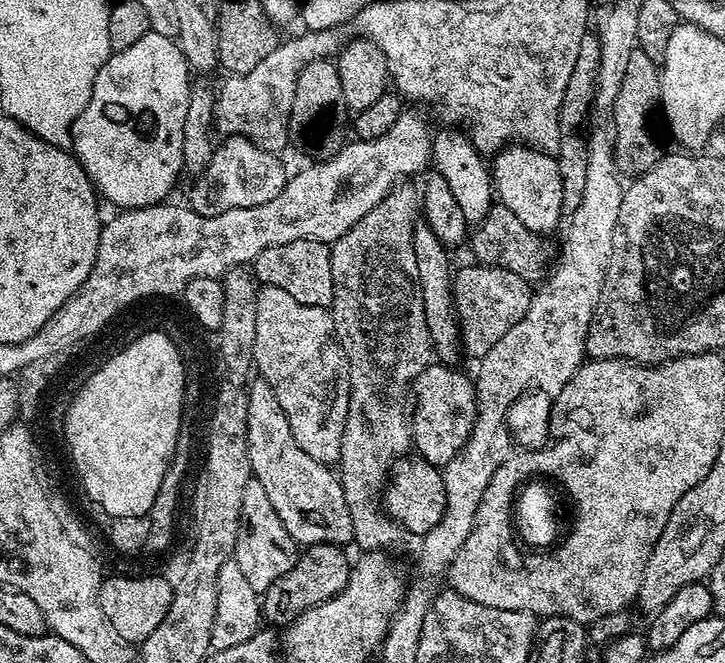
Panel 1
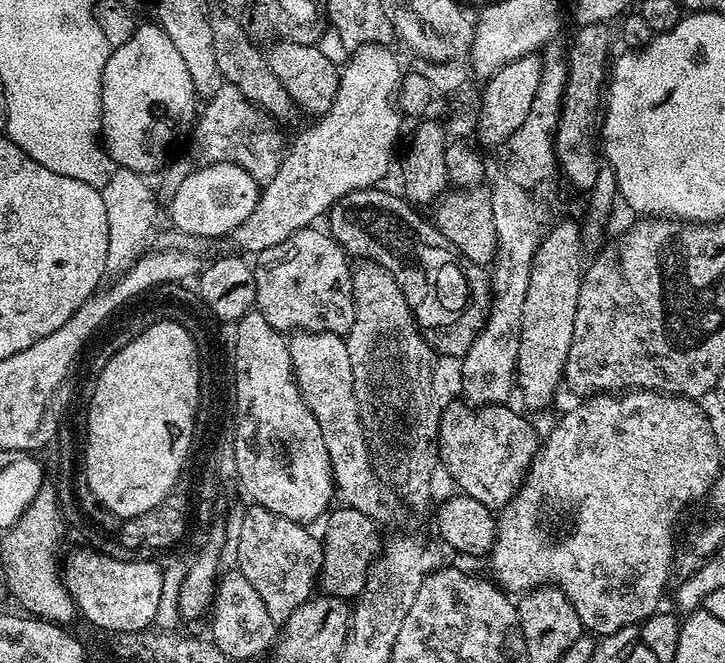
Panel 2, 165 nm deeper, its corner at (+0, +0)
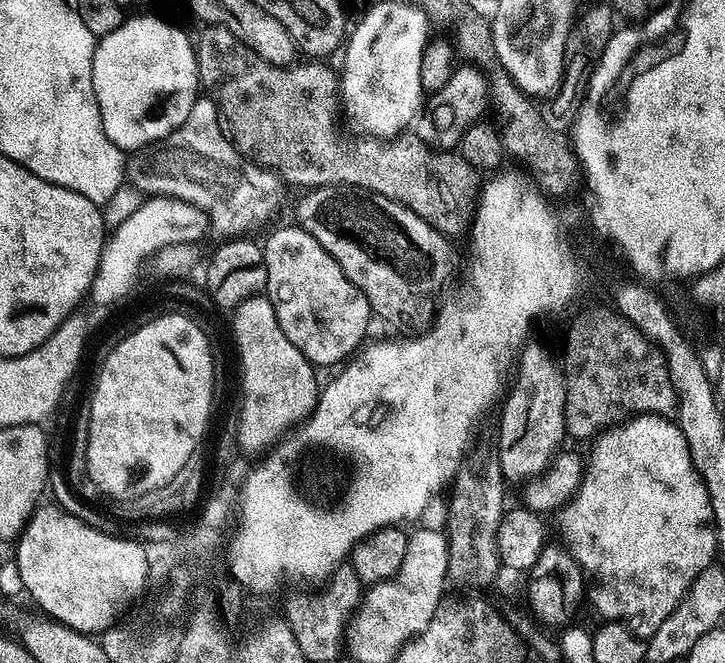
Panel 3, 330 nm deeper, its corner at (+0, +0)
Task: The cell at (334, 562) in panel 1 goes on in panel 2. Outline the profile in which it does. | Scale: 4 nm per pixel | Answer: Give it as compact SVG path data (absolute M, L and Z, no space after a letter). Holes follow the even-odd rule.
M336 506L327 513L328 525L322 531L324 545L324 561L318 581L319 587L327 595L336 596L339 600L351 601L360 595L366 586L368 573L372 564L382 551L382 539L377 521L372 520L362 510L354 510L347 506Z

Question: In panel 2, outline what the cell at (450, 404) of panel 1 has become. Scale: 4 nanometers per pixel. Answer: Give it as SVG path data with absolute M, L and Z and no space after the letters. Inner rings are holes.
M467 402L452 404L440 413L440 455L439 463L448 471L448 476L457 484L459 491L465 496L474 498L474 502L482 502L482 506L499 510L516 497L517 490L528 475L528 467L540 452L542 436L524 416L519 416L508 404L481 404L479 407Z

